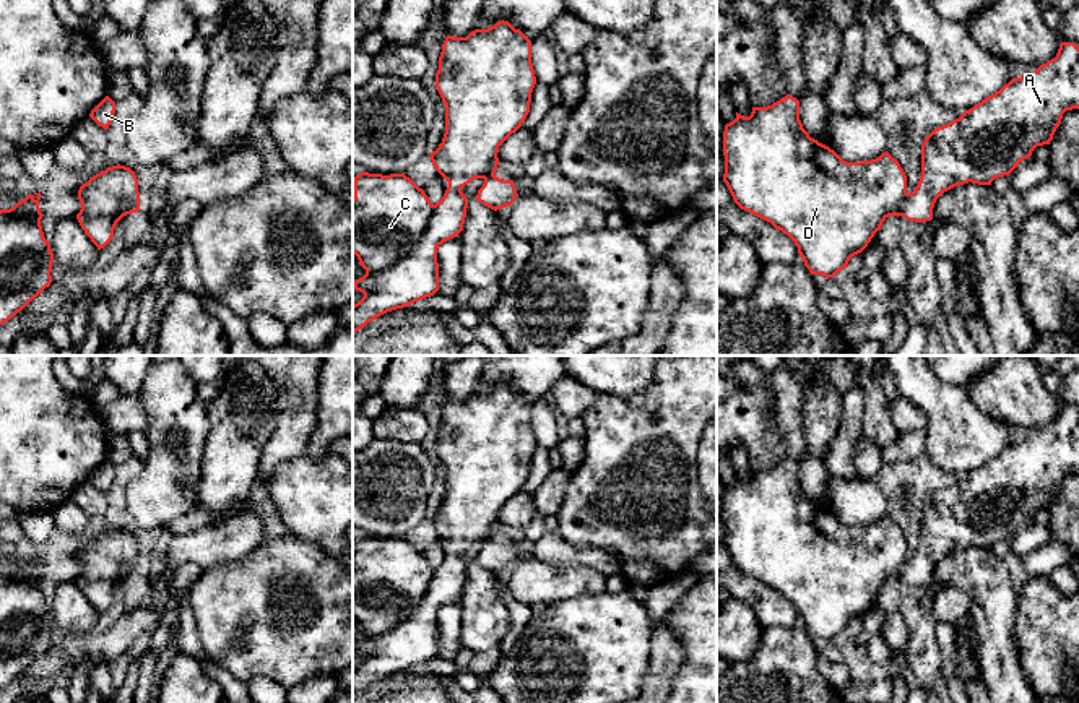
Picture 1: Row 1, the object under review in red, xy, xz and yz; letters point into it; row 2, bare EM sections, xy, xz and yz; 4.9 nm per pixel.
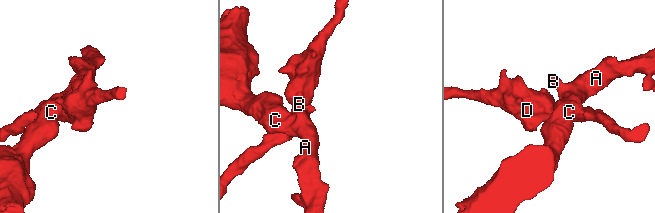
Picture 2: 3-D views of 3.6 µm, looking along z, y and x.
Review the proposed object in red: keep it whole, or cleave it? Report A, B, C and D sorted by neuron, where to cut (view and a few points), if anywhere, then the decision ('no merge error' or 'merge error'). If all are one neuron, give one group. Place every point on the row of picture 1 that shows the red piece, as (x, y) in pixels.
A B C / D; cut in xz along (434, 205), (426, 231), (408, 252), (394, 263), (366, 271); merge error

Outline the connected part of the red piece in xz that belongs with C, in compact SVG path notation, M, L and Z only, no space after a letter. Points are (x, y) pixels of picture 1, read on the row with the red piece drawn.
M405 174L353 177L353 253L366 271L410 253L427 229L434 205Z

